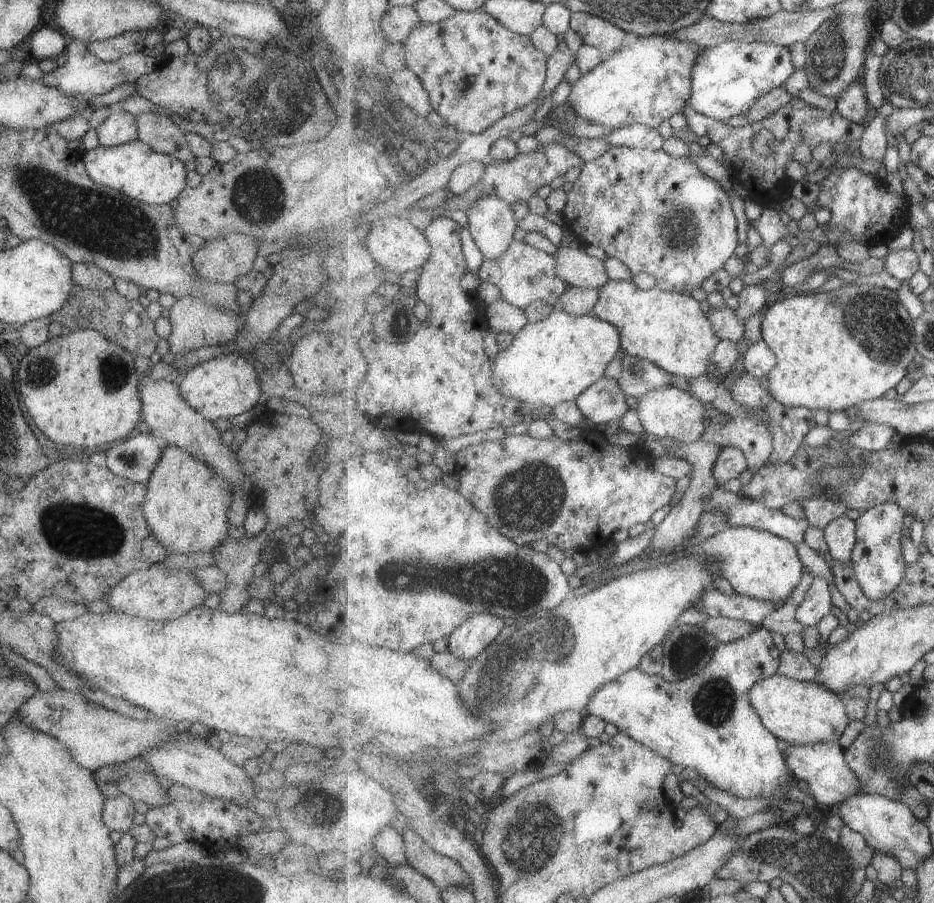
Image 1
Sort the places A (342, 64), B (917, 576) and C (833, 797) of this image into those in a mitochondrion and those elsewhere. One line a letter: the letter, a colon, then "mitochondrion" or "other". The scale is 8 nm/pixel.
A: other
B: other
C: other

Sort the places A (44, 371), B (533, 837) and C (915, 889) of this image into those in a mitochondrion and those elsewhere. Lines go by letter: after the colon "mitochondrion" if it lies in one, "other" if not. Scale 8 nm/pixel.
A: mitochondrion
B: mitochondrion
C: other

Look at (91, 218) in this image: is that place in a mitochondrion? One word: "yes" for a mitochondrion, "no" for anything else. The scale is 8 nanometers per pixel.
yes

